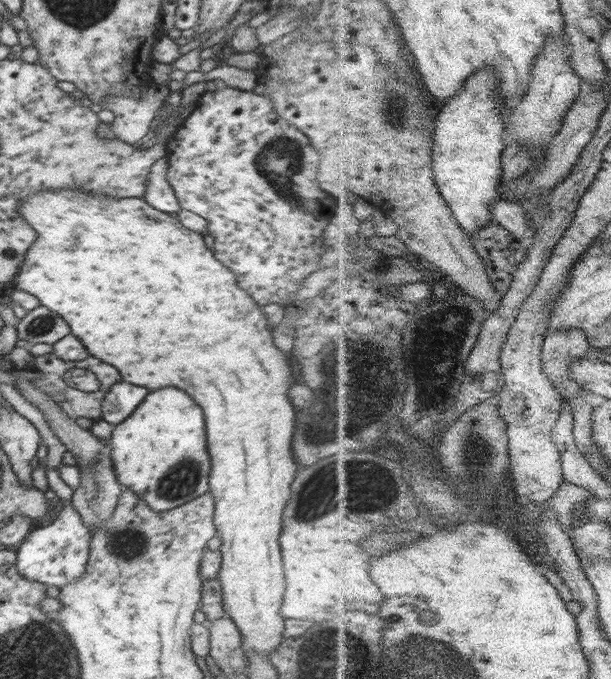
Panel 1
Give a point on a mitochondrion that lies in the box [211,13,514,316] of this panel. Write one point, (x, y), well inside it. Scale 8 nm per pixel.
(280, 160)

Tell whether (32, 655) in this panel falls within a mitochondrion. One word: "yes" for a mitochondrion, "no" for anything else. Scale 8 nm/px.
yes

